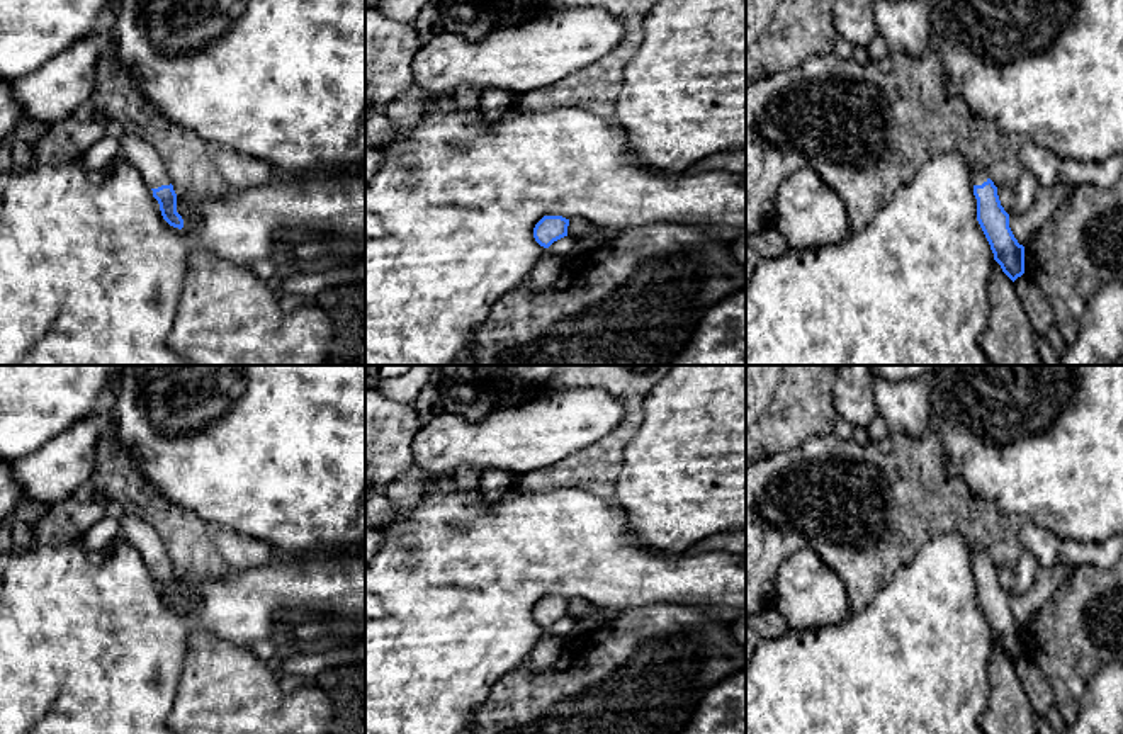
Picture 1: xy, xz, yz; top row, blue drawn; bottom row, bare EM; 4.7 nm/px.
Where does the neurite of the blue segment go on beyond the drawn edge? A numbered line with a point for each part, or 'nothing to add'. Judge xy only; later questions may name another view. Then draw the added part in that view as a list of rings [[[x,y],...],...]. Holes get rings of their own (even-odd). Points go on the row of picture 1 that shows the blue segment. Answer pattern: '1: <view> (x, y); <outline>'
1: xy (143, 157); [[[124,134],[121,138],[121,153],[141,172],[150,189],[158,189],[161,185],[172,184],[161,158],[144,141]]]

